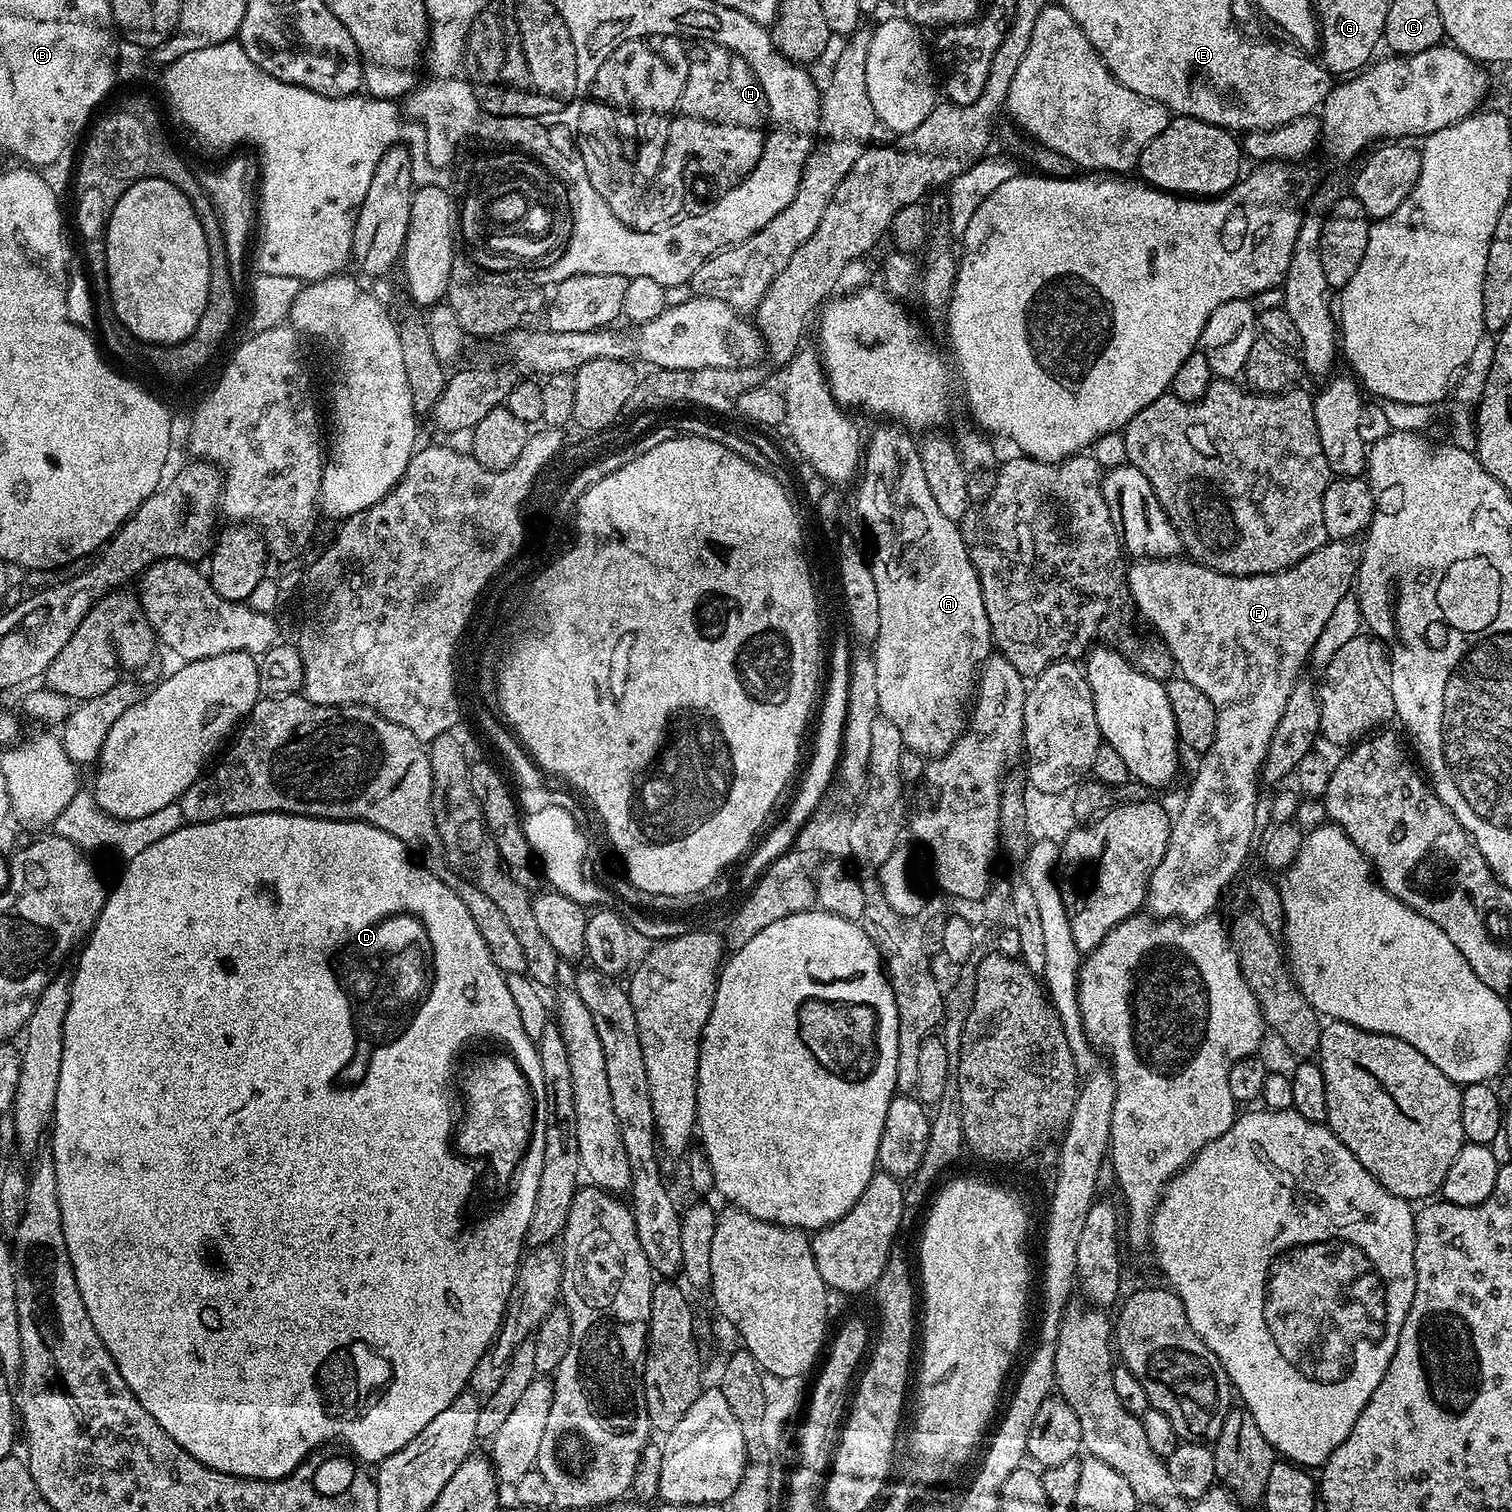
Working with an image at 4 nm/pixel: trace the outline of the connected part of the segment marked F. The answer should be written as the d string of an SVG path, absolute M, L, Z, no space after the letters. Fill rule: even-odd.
M1329 540L1327 544L1314 550L1314 554L1306 554L1294 566L1290 566L1281 572L1271 572L1270 574L1258 574L1257 576L1231 576L1222 574L1218 570L1208 568L1204 564L1197 564L1191 558L1140 558L1129 563L1126 568L1126 583L1128 585L1128 596L1136 603L1136 608L1156 627L1155 635L1163 640L1170 650L1175 667L1179 675L1185 680L1194 682L1210 702L1214 702L1214 714L1216 715L1216 733L1214 734L1214 746L1206 750L1199 757L1200 765L1196 768L1196 777L1192 780L1192 785L1188 788L1188 797L1184 800L1184 805L1180 808L1180 813L1175 813L1172 821L1172 833L1170 842L1166 846L1166 854L1162 854L1162 862L1154 870L1154 874L1148 879L1148 894L1146 897L1146 908L1153 917L1175 918L1185 922L1202 920L1213 911L1212 908L1220 900L1220 895L1224 892L1224 887L1235 878L1240 872L1240 867L1244 864L1244 859L1248 856L1248 851L1254 848L1252 835L1254 834L1254 812L1258 803L1256 796L1256 784L1261 779L1261 768L1267 756L1267 750L1272 740L1275 738L1275 731L1278 730L1279 720L1286 710L1287 699L1290 698L1291 691L1294 690L1297 680L1301 679L1304 663L1309 663L1312 655L1312 648L1318 642L1318 634L1322 634L1322 629L1326 627L1326 622L1330 622L1330 614L1334 614L1338 602L1353 591L1356 582L1356 569L1358 567L1358 552L1352 549L1353 545L1347 540Z

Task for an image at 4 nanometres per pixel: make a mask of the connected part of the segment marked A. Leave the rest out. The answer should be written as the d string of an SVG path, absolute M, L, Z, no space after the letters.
M896 422L881 424L884 425L874 429L869 440L867 437L866 447L862 452L862 475L858 480L860 489L856 492L856 512L864 519L864 528L868 531L867 547L870 549L874 586L878 586L878 634L874 641L878 670L878 706L880 715L894 722L894 726L898 726L898 734L902 734L902 742L909 753L917 752L920 756L935 758L945 756L966 727L966 717L969 715L970 705L978 688L978 677L989 663L988 655L993 655L994 652L990 618L986 614L986 606L982 598L980 575L976 573L968 553L969 541L960 533L961 525L957 521L946 518L946 514L942 514L942 510L938 510L938 506L934 503L934 494L930 494L930 485L926 482L926 470L922 470L922 458L917 441L915 439L912 441L913 433Z

